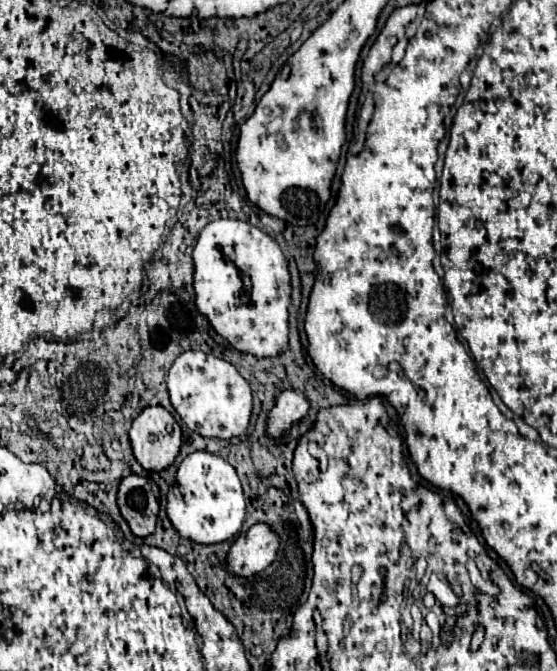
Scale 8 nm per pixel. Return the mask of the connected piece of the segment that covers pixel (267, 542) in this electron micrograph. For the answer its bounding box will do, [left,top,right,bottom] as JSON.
[228,523,278,577]

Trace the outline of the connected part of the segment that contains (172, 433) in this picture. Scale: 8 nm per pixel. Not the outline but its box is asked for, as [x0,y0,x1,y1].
[130,405,180,471]

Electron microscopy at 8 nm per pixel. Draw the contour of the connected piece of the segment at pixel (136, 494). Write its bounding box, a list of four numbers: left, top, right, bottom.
[118,475,160,537]

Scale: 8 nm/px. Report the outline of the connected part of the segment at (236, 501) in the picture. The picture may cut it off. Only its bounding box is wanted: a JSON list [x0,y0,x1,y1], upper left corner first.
[166,451,246,545]

